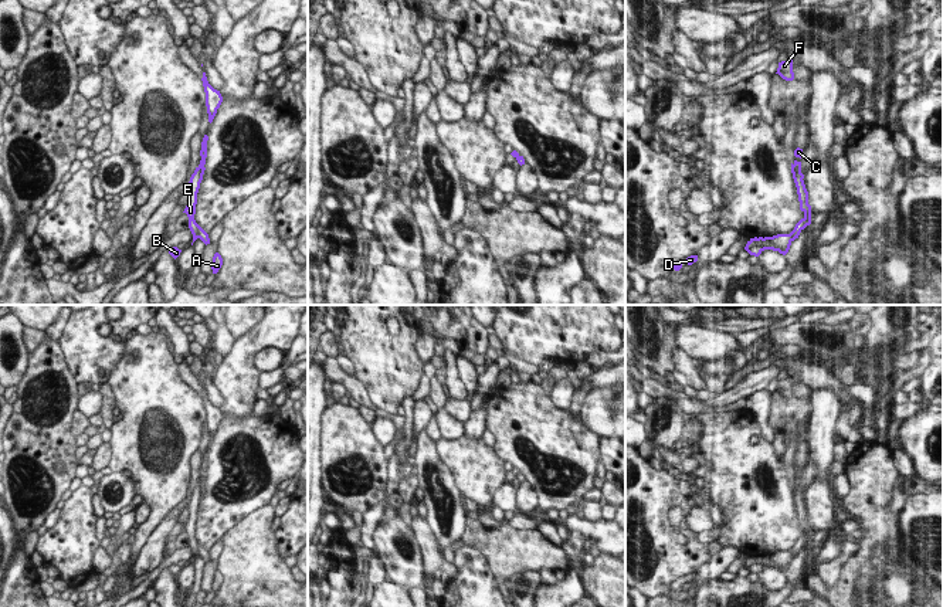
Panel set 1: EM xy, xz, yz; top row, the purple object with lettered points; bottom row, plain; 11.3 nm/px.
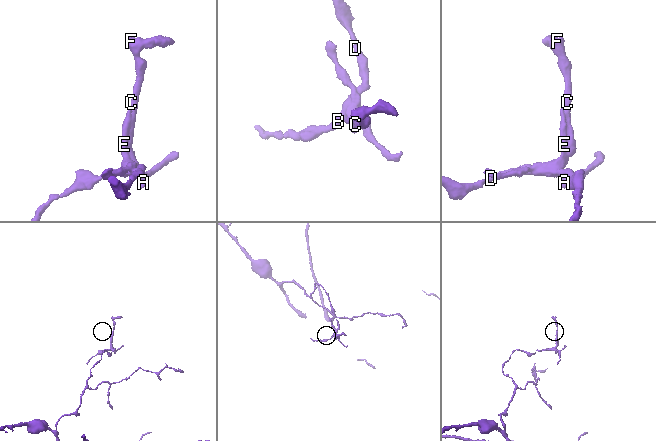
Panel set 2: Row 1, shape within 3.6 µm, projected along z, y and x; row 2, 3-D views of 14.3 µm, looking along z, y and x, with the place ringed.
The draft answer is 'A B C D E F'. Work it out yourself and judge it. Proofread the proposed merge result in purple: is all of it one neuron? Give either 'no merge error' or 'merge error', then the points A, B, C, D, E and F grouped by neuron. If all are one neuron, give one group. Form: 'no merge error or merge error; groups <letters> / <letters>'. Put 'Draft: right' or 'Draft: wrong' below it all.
merge error; groups A C F / B D E
Draft: wrong

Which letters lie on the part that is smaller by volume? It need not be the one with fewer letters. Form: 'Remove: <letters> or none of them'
Remove: A, C, F

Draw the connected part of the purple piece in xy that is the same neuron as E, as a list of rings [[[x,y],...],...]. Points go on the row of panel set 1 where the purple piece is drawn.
[[[200,165],[196,167],[194,173],[190,177],[190,182],[187,183],[189,201],[187,201],[187,206],[183,211],[189,217],[189,228],[193,234],[193,243],[199,238],[197,237],[197,223],[194,220],[196,204],[197,204],[197,193],[199,193],[199,189],[200,189],[199,180],[200,180]]]

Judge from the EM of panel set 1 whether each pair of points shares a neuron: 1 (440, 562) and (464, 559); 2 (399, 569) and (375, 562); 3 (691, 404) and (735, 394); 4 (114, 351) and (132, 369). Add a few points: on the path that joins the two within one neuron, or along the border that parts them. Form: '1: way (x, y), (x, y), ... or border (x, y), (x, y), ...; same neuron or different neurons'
1: border (453, 562), (457, 573), (450, 580); different neurons
2: border (376, 556), (382, 562), (387, 579); different neurons
3: border (739, 399), (722, 406), (709, 406), (705, 402); different neurons
4: border (126, 342), (122, 358), (107, 380); different neurons

